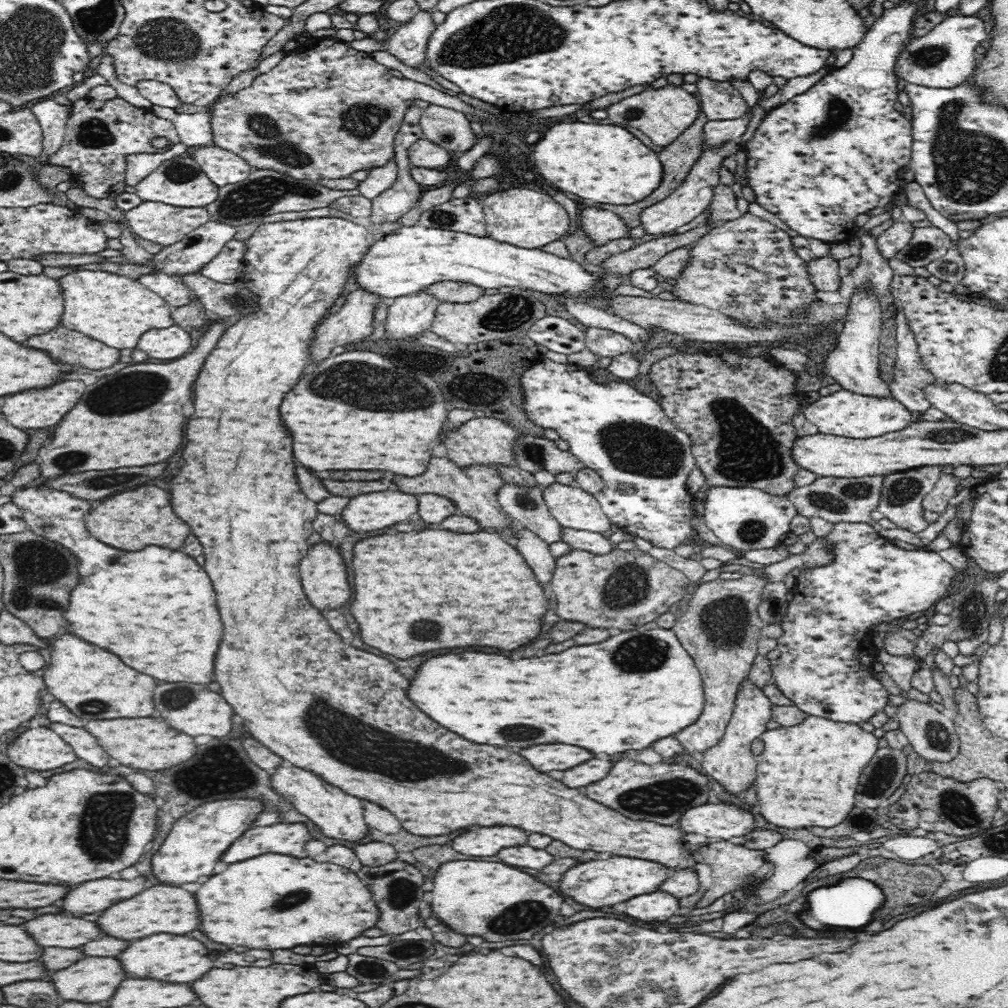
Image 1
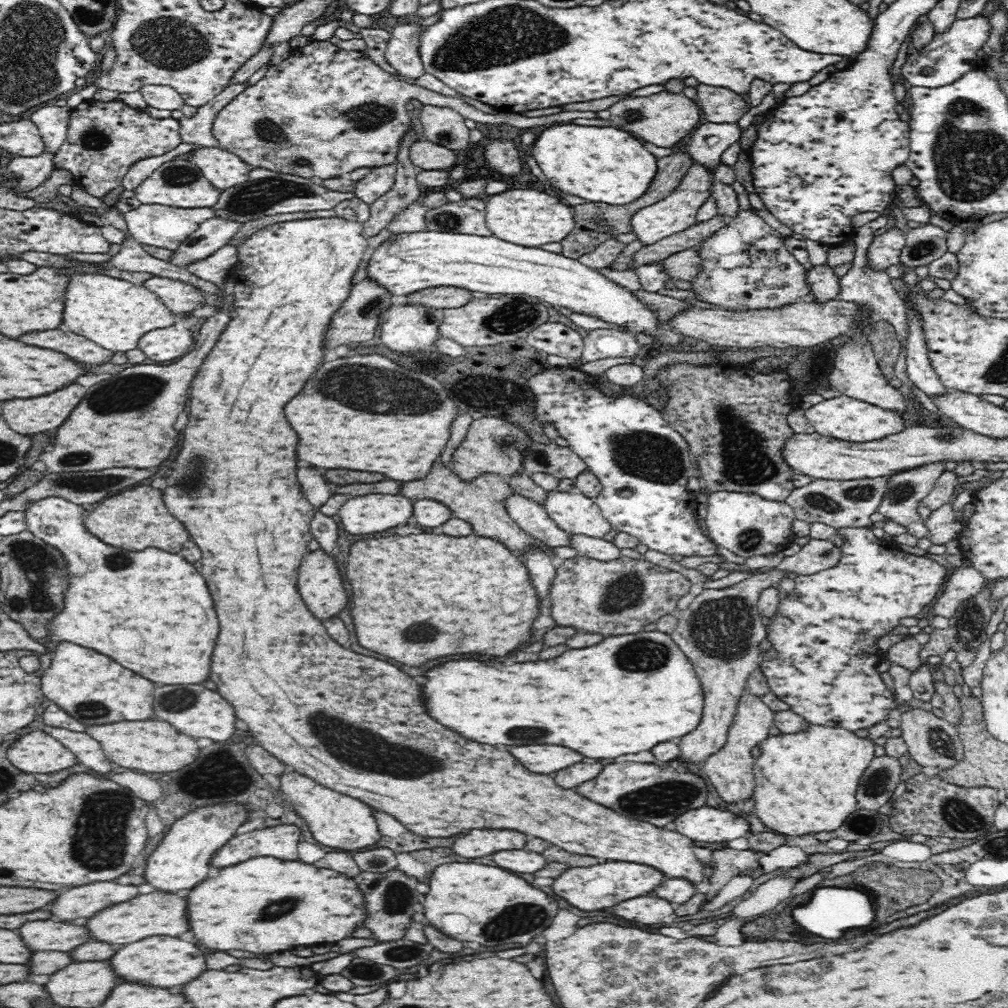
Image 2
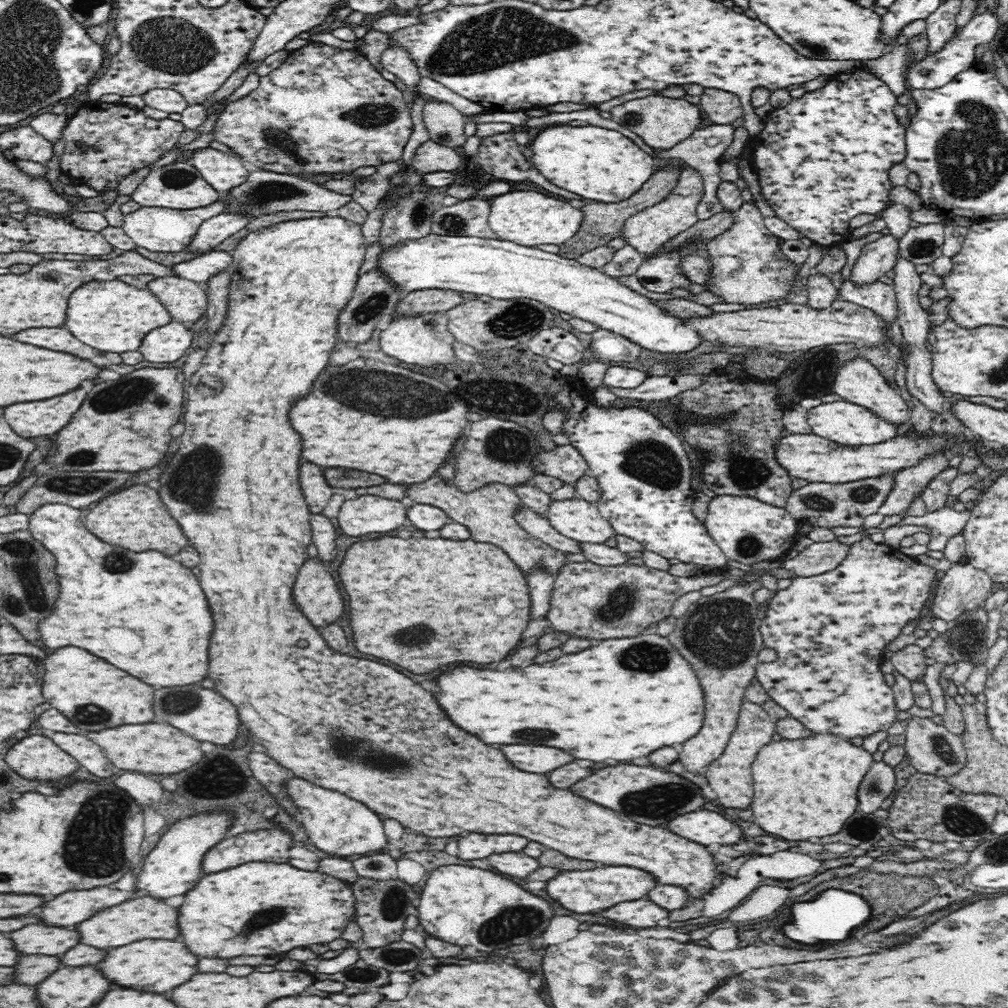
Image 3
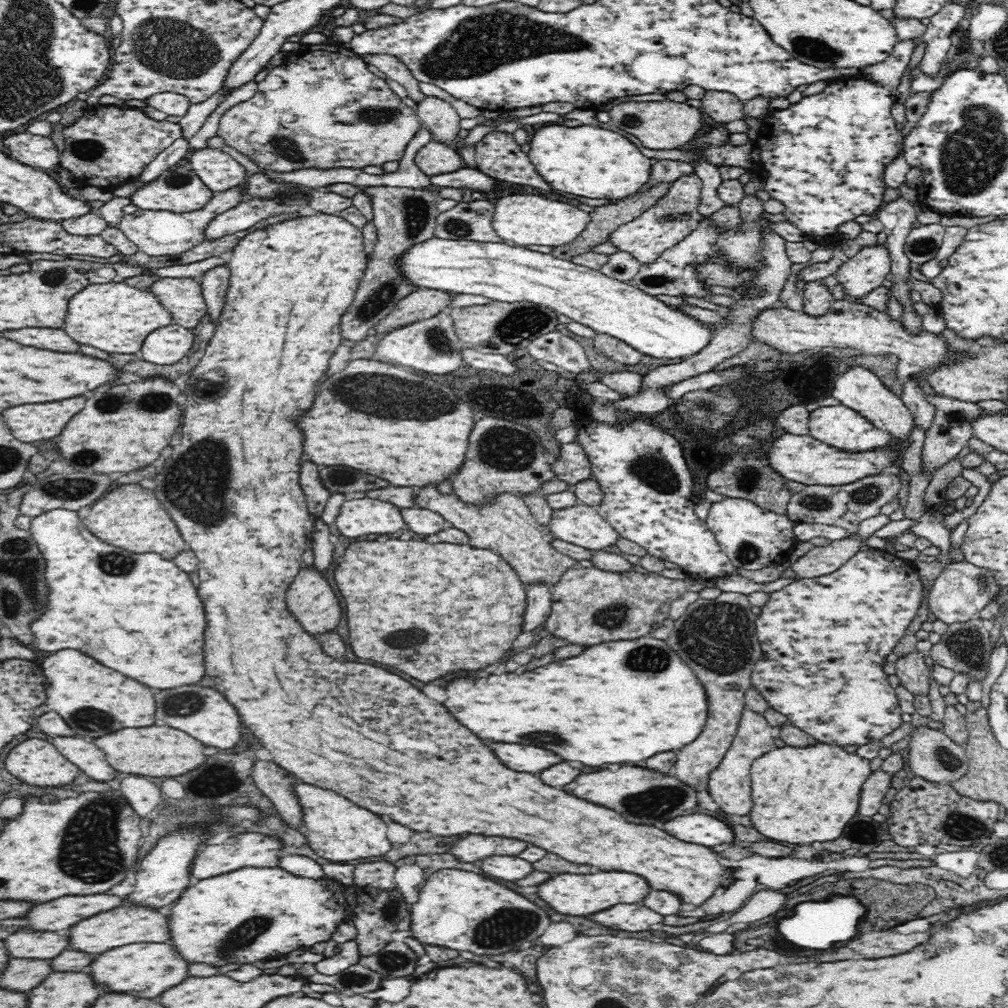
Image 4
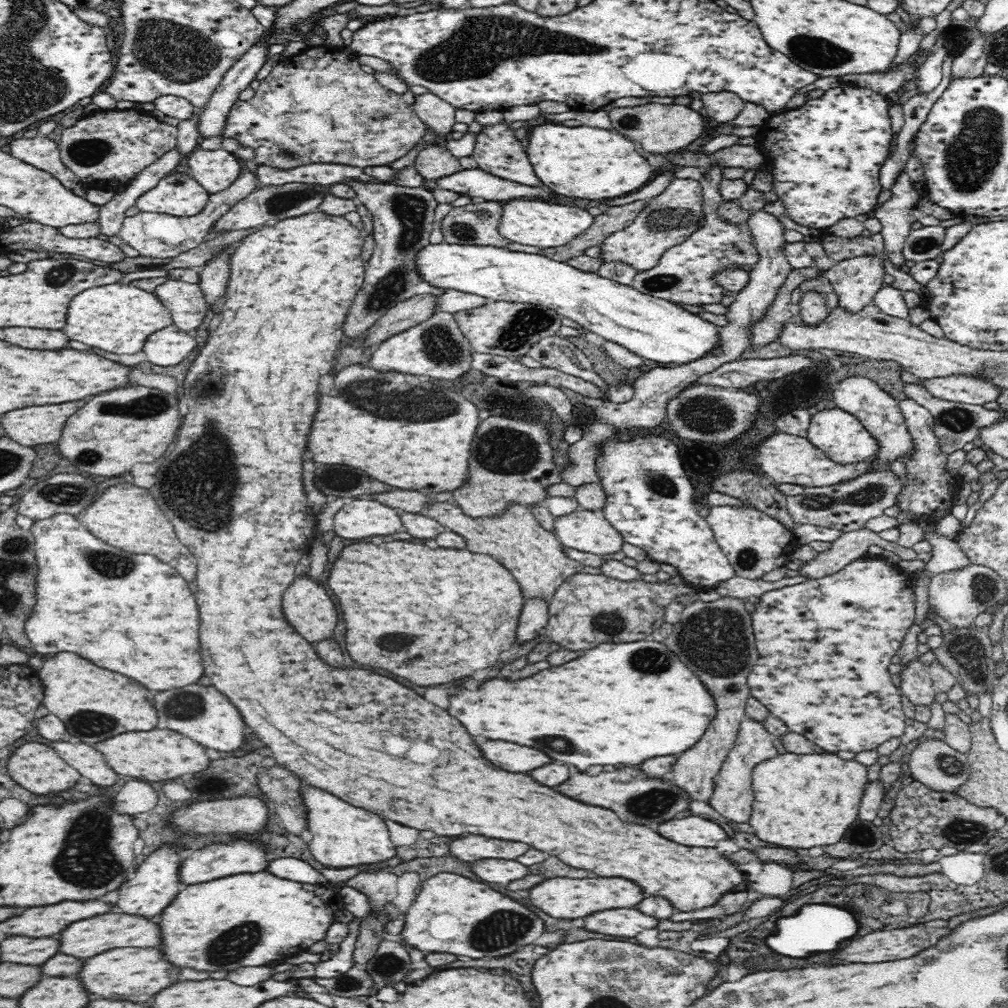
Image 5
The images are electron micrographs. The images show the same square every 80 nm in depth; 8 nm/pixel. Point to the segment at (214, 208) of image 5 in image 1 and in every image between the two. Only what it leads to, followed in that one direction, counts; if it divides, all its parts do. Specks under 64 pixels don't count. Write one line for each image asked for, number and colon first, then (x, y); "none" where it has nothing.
1: (159, 222)
2: (157, 225)
3: (158, 229)
4: (156, 232)

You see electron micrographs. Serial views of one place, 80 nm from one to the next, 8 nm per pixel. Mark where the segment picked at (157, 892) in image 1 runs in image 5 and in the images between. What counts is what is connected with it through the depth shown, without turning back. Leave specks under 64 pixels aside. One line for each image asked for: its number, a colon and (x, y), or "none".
2: (159, 913)
3: (146, 917)
4: (125, 924)
5: (84, 939)

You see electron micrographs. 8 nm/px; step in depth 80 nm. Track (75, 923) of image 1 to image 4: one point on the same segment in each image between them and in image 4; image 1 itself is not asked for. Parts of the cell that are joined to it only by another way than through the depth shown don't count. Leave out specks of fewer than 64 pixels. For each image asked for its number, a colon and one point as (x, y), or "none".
2: (51, 934)
3: (40, 938)
4: (39, 944)

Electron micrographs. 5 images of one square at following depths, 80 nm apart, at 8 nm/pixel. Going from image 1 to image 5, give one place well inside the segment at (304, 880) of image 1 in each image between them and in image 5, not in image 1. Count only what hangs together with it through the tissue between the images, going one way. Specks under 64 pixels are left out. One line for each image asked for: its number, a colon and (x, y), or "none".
2: (266, 904)
3: (259, 908)
4: (256, 913)
5: (252, 919)

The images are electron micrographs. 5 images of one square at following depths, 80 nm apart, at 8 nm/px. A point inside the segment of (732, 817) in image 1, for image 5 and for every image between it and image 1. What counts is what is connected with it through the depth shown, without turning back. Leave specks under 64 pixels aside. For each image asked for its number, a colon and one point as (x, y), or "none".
2: (708, 823)
3: (705, 827)
4: (702, 829)
5: (694, 831)

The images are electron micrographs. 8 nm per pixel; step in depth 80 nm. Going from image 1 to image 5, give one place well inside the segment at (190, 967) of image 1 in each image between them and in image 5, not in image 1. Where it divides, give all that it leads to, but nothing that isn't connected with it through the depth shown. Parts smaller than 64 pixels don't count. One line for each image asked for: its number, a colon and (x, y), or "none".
2: (164, 961)
3: (159, 965)
4: (147, 969)
5: (136, 974)

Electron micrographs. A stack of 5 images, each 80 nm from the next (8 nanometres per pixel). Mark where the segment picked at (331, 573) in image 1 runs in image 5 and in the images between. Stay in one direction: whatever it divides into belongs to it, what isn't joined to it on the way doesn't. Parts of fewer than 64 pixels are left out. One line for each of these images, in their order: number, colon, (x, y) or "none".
2: (319, 582)
3: (317, 595)
4: (313, 603)
5: (308, 609)

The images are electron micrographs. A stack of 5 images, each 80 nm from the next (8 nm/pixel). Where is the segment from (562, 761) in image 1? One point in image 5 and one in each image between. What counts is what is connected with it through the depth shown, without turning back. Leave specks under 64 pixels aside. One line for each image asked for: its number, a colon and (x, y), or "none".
2: (543, 758)
3: (539, 759)
4: (524, 758)
5: (516, 758)

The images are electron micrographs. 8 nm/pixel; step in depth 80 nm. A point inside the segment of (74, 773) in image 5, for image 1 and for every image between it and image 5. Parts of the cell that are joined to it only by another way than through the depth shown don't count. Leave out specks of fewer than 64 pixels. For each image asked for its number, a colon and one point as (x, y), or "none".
1: (40, 748)
2: (36, 752)
3: (35, 757)
4: (37, 762)

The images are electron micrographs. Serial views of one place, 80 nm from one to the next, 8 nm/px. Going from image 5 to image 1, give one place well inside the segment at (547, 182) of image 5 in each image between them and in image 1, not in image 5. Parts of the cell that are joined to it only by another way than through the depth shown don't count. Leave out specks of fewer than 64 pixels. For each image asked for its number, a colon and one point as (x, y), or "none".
1: (606, 165)
2: (599, 163)
3: (600, 165)
4: (593, 162)

